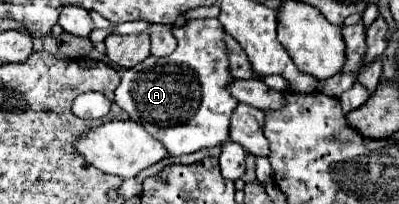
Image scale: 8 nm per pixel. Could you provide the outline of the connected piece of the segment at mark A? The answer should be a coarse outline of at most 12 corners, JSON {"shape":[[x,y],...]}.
{"shape":[[223,26],[127,68],[115,102],[169,156],[229,140]]}

